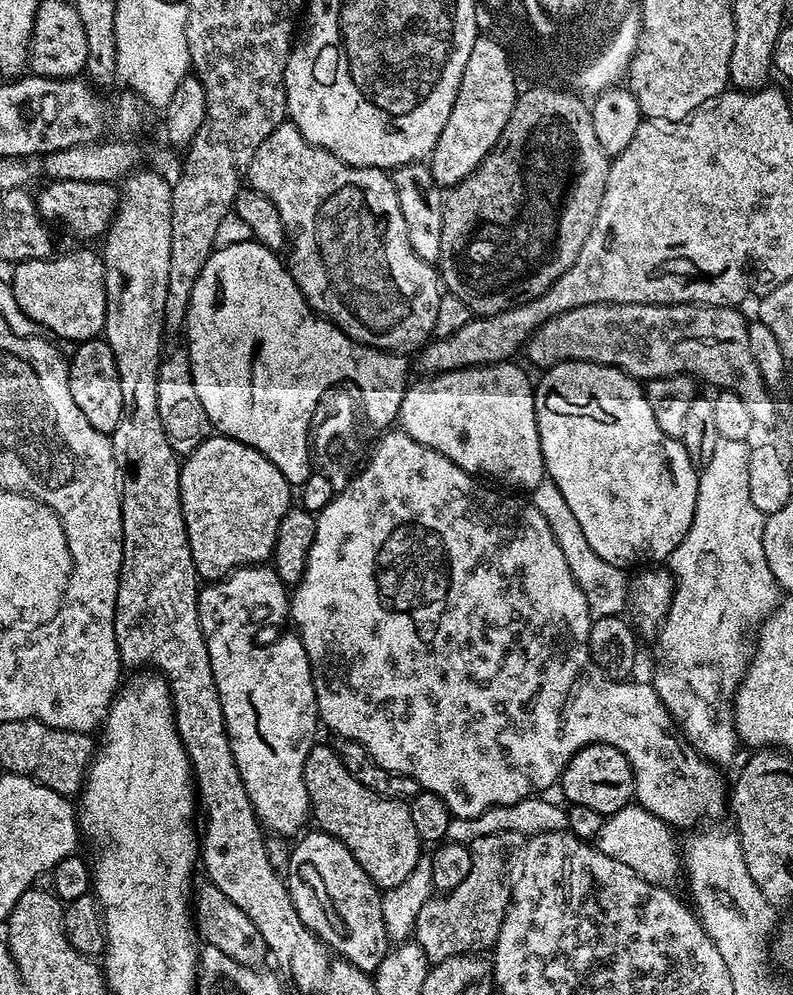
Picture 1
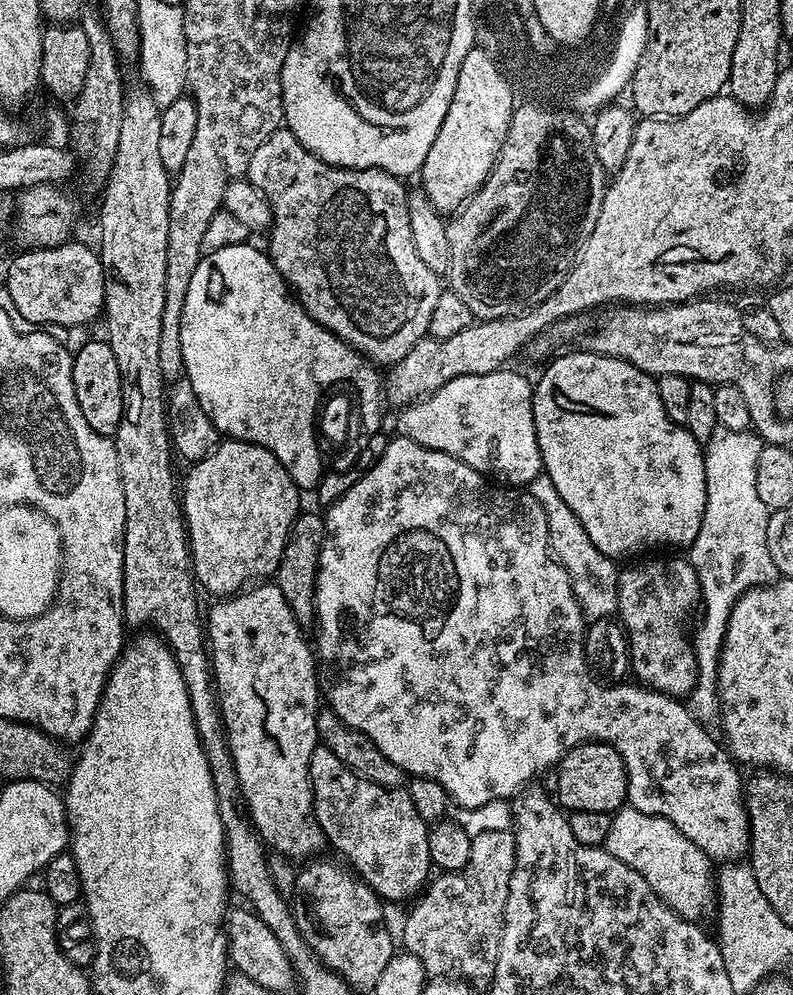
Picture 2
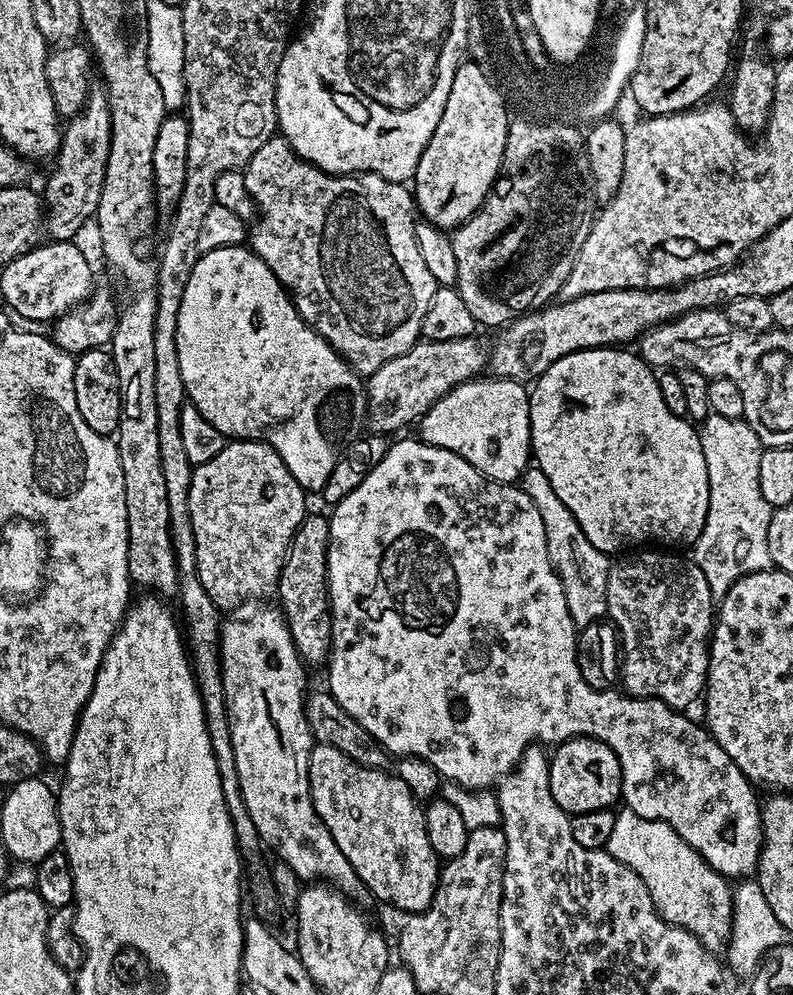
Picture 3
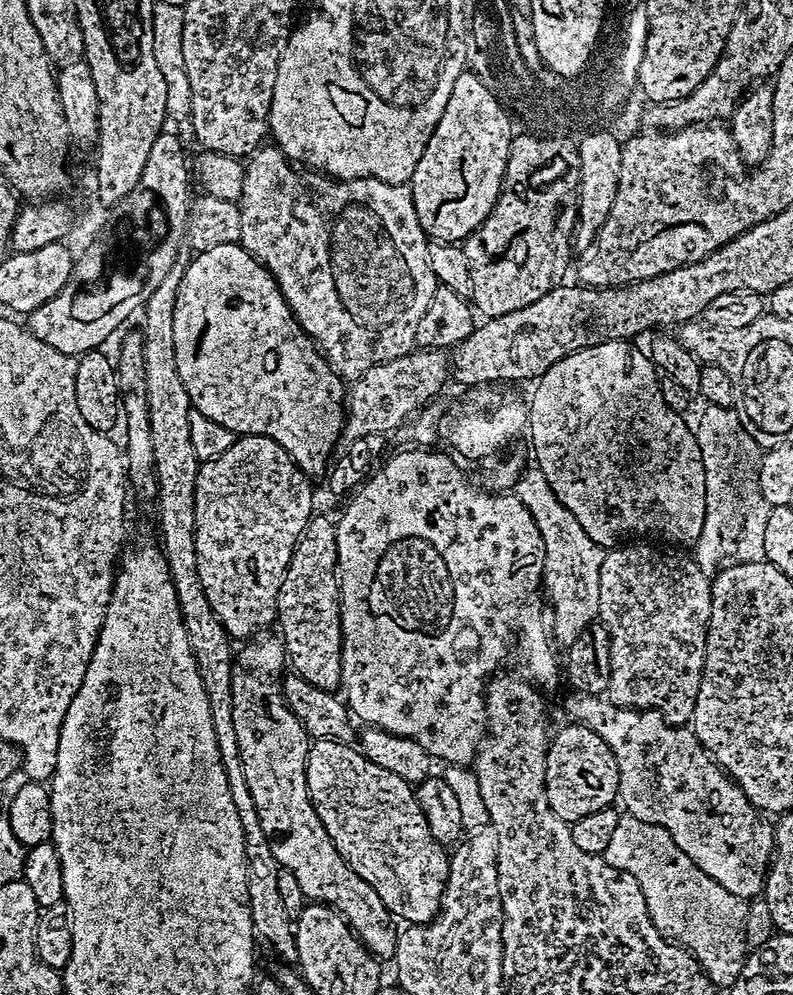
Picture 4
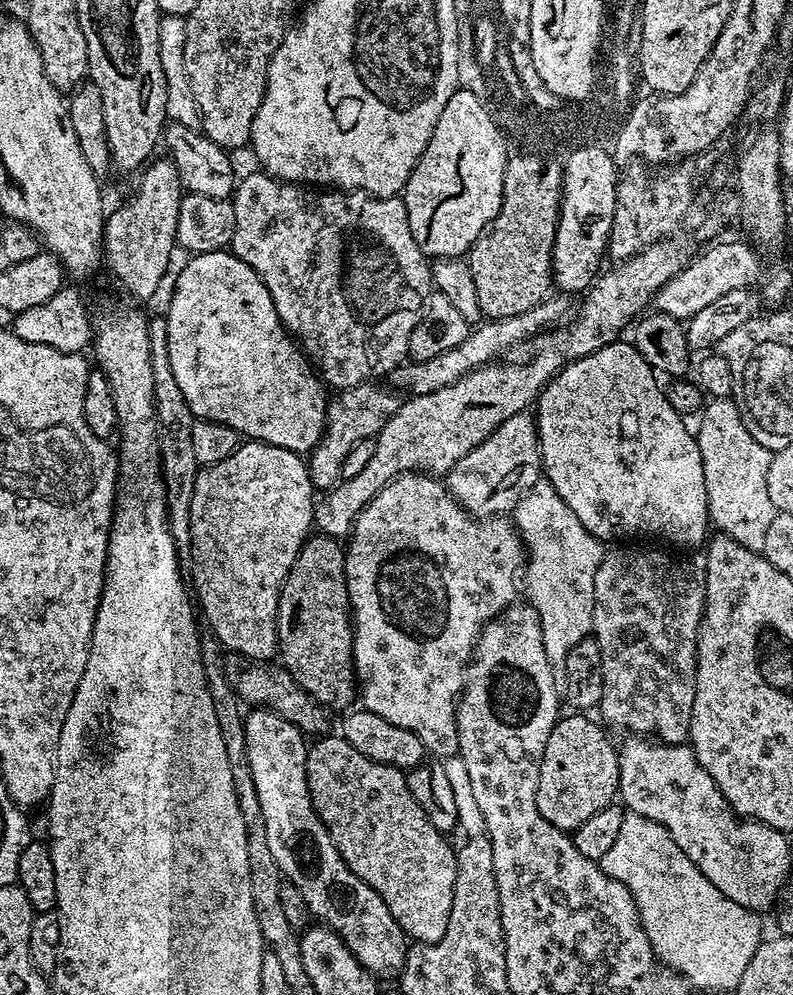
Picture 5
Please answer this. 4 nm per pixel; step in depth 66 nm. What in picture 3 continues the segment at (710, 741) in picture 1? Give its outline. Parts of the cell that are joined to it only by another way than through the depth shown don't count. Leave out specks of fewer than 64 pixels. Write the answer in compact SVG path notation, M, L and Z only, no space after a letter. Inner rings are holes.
M709 414L699 425L698 431L702 442L702 454L706 454L710 502L706 514L706 526L694 545L696 551L694 559L702 574L706 574L706 582L710 582L713 597L722 598L738 578L773 567L768 549L768 527L773 507L766 502L760 489L762 445L758 434L754 434L748 421L743 418L739 420L724 418L722 414Z

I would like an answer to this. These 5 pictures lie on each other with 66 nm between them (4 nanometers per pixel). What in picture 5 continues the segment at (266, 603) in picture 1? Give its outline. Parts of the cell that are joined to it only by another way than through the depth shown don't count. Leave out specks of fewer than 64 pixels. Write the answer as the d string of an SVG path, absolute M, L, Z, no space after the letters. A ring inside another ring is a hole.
M263 706L251 709L252 713L244 716L244 737L246 738L246 758L248 769L254 778L254 790L258 790L258 806L262 806L262 822L266 826L266 843L270 845L270 854L274 854L274 862L278 862L280 875L287 883L294 885L298 894L306 902L309 913L316 916L323 927L336 932L342 942L358 958L358 962L367 972L377 978L395 977L404 966L404 959L410 944L404 931L394 922L394 914L386 910L386 902L358 874L346 866L342 854L334 846L326 826L320 821L316 807L312 804L312 793L308 790L308 749L305 733L293 726L289 720L282 718L277 712Z

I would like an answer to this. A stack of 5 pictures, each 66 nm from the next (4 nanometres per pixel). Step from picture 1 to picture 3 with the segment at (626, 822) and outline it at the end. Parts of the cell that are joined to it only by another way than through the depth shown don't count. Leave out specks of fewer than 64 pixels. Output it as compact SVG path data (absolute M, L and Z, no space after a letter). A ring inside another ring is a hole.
M624 806L616 812L614 830L610 833L610 842L606 849L612 857L634 870L642 882L646 882L646 890L650 890L650 898L658 910L658 914L666 922L694 934L704 948L717 954L725 951L727 942L732 936L732 893L729 881L708 865L703 858L682 839L669 824L661 820L642 818Z

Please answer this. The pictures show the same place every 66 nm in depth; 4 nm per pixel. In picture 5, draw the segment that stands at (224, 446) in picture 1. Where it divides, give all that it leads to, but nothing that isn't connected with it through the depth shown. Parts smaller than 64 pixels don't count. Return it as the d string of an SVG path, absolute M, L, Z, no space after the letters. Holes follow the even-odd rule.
M248 440L241 443L234 454L230 454L230 458L222 458L222 462L201 467L194 482L194 502L190 502L190 584L199 611L202 616L204 611L212 627L209 628L211 635L227 651L261 662L271 661L277 655L276 611L280 591L298 558L301 546L313 531L313 507L314 489L305 457L282 446L264 444L261 440Z

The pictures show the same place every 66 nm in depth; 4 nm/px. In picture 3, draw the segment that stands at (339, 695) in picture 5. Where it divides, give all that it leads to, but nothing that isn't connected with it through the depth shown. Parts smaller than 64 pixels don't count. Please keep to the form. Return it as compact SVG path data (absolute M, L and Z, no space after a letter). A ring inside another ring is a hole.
M305 515L288 547L284 569L278 585L279 607L292 635L294 646L305 665L323 665L332 649L332 614L328 611L328 543L330 526L328 516Z

